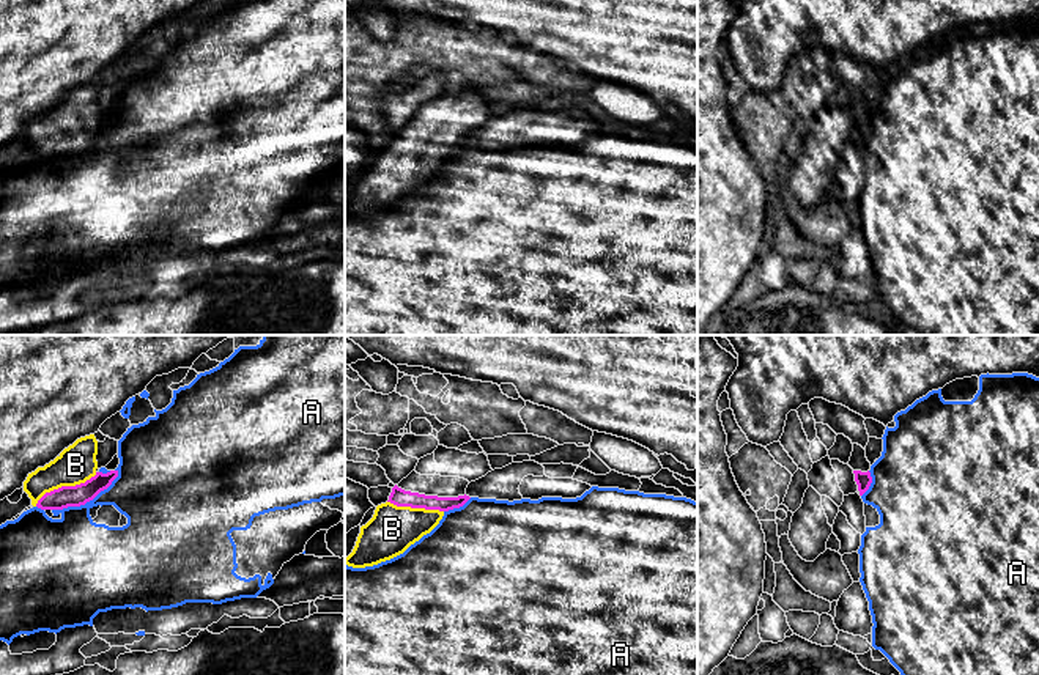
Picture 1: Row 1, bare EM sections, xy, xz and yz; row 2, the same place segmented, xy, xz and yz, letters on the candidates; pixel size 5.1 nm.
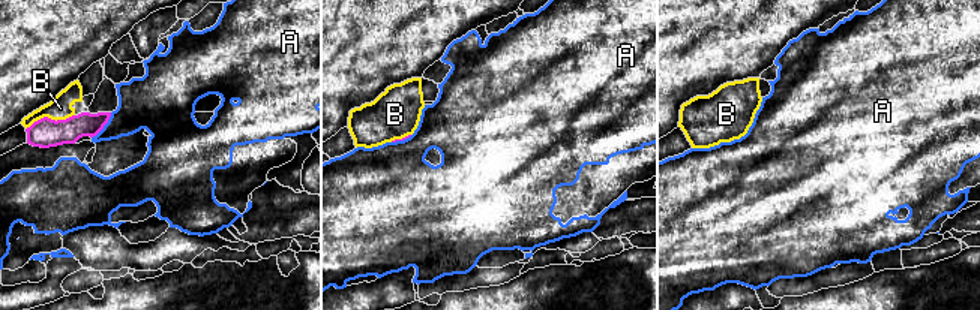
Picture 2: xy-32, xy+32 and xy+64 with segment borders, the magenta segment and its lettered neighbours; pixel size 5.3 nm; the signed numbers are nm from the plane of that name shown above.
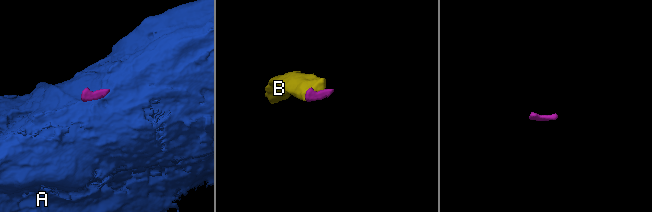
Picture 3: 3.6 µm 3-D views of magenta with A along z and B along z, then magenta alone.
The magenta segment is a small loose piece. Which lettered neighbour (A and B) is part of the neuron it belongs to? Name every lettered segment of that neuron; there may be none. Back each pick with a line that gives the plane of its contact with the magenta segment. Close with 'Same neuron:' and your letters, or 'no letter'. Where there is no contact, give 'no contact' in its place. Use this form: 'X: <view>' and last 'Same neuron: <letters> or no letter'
B: xy
Same neuron: B

